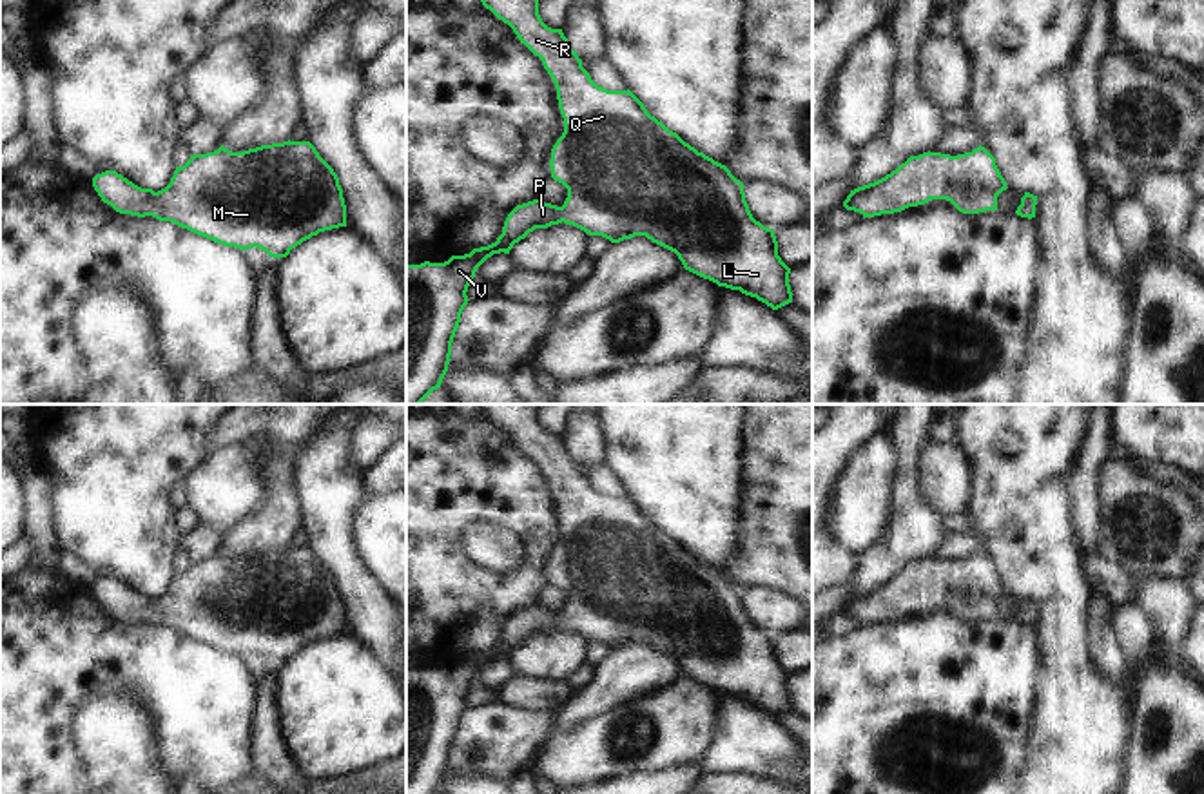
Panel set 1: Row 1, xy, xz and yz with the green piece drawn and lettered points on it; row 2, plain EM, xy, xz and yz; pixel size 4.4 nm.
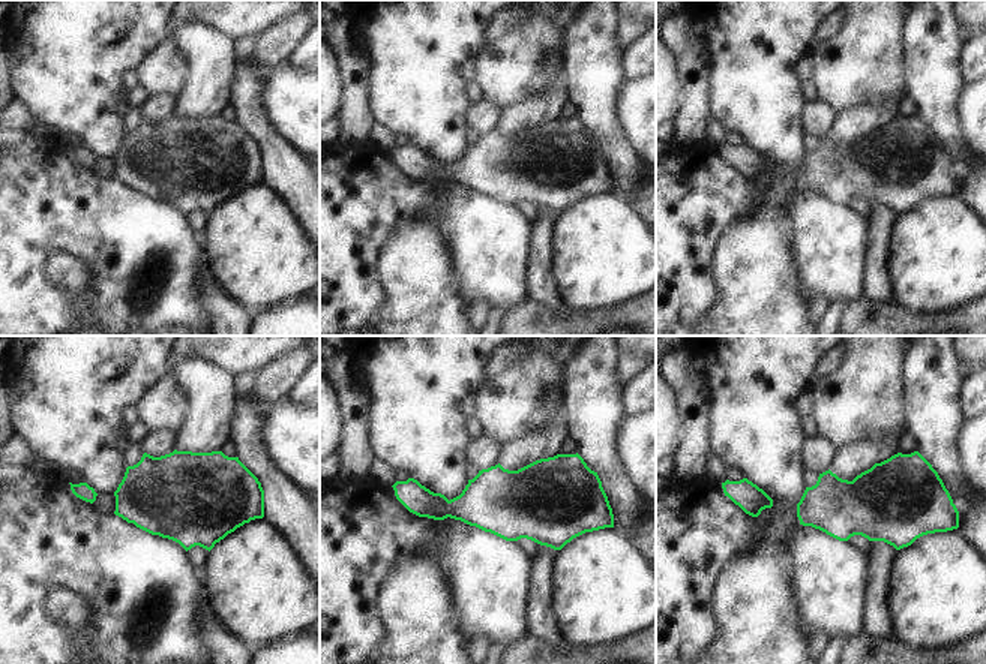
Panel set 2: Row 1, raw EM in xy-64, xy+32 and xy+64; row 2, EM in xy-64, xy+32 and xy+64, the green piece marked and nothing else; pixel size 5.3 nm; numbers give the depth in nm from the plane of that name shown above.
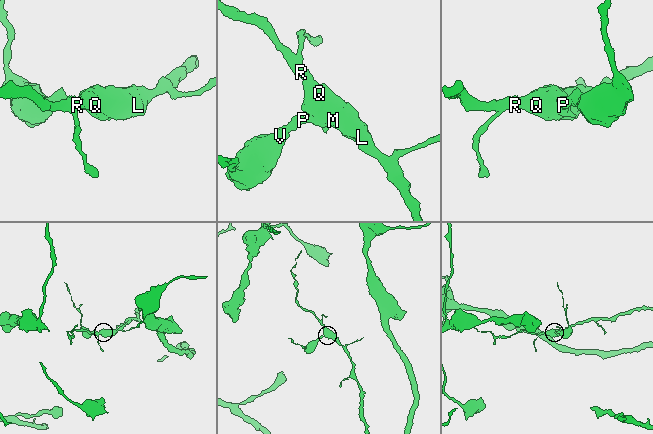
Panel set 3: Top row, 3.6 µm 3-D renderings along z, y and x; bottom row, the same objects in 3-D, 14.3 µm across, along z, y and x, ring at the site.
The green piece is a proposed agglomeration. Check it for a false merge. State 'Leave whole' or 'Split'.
Leave whole.

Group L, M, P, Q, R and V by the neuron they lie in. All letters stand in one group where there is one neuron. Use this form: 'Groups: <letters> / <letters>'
Groups: L M P Q R V.

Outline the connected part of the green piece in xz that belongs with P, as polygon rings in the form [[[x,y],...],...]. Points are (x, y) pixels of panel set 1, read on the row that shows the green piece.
[[[539,0],[481,2],[542,60],[555,83],[564,132],[551,149],[549,167],[551,178],[568,189],[568,198],[562,207],[542,199],[517,205],[508,214],[502,234],[488,247],[452,256],[444,263],[406,265],[406,404],[421,404],[441,388],[461,314],[470,301],[466,292],[477,268],[493,254],[510,254],[513,245],[535,228],[562,221],[611,243],[646,236],[675,252],[685,270],[718,286],[740,290],[772,310],[792,303],[791,268],[778,256],[774,230],[752,218],[743,183],[725,165],[669,131],[629,89],[598,87],[562,29],[551,29],[542,22]]]

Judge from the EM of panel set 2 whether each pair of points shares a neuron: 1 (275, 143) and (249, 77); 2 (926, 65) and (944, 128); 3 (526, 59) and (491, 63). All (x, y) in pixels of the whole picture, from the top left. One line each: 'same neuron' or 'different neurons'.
1: same neuron
2: same neuron
3: same neuron

